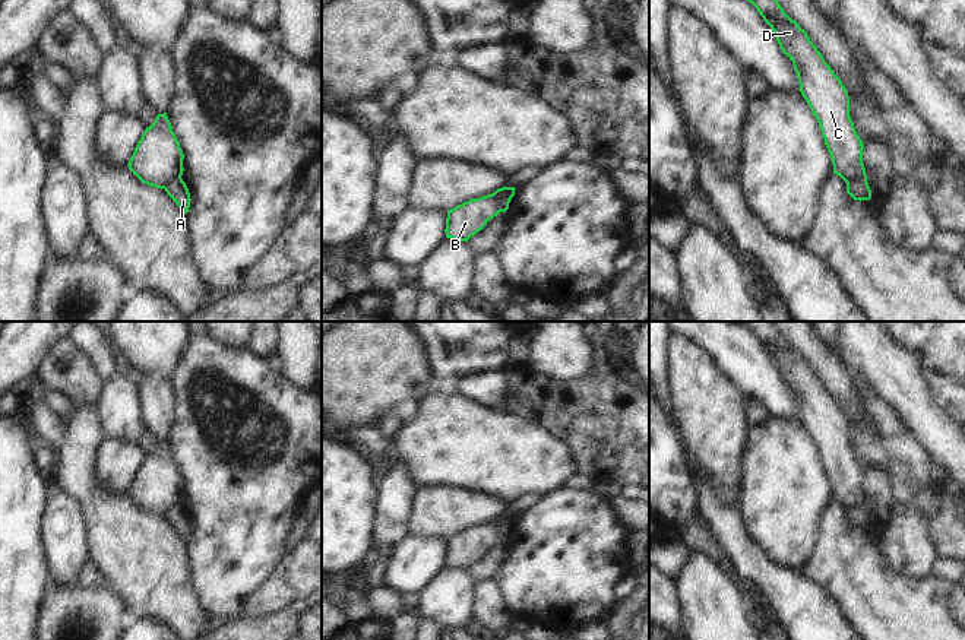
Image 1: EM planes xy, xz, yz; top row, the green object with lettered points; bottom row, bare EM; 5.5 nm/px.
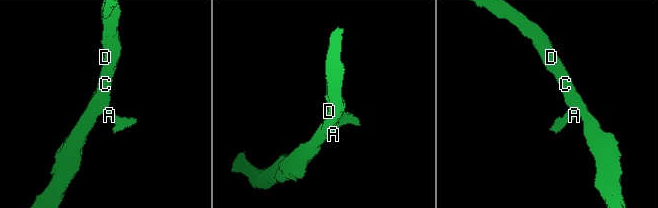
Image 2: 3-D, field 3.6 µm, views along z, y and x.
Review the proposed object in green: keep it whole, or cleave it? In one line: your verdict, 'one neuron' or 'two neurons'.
two neurons

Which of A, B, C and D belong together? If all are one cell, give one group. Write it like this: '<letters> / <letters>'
A / B C D

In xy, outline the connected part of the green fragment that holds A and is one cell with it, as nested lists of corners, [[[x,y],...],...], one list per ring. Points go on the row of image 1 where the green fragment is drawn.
[[[174,178],[164,190],[184,213],[189,212],[192,199],[183,178]]]

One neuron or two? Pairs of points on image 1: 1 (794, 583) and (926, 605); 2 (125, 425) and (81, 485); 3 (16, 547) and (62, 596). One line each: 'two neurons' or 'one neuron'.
1: two neurons
2: two neurons
3: two neurons

